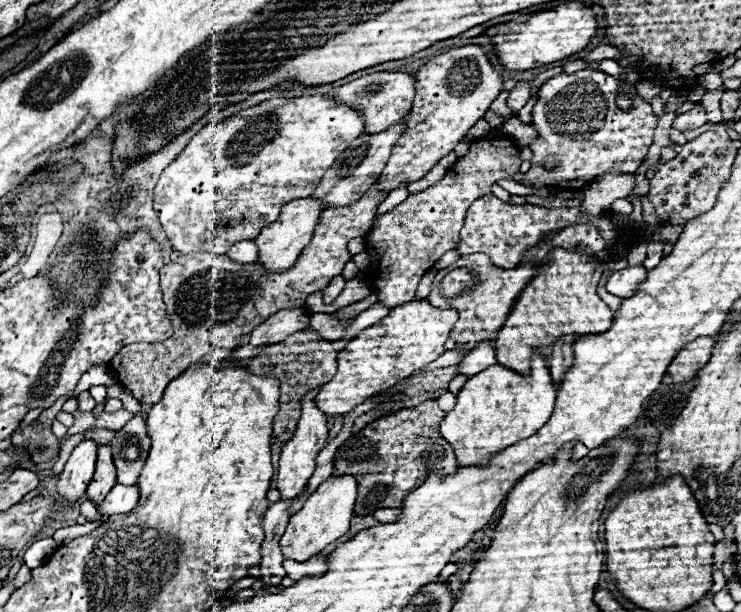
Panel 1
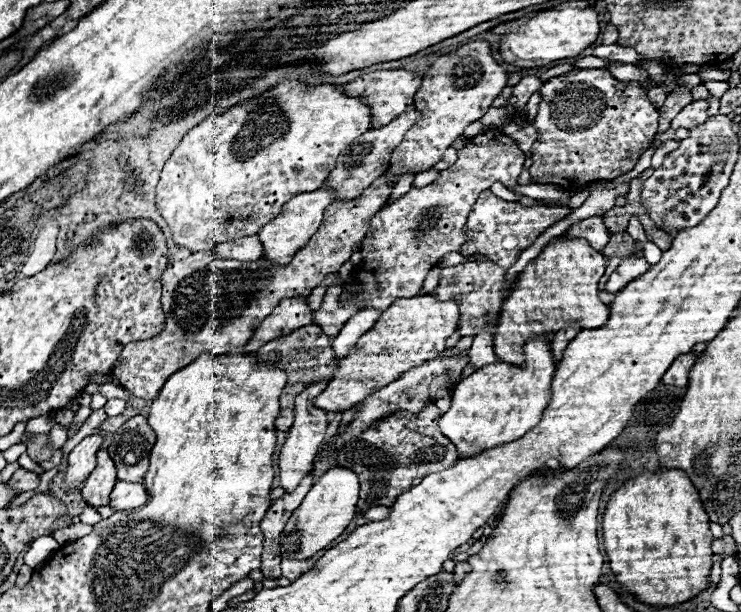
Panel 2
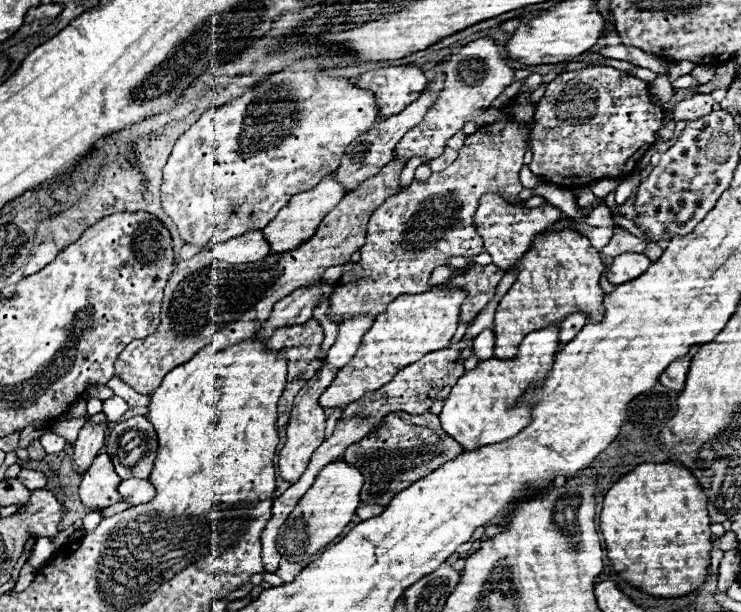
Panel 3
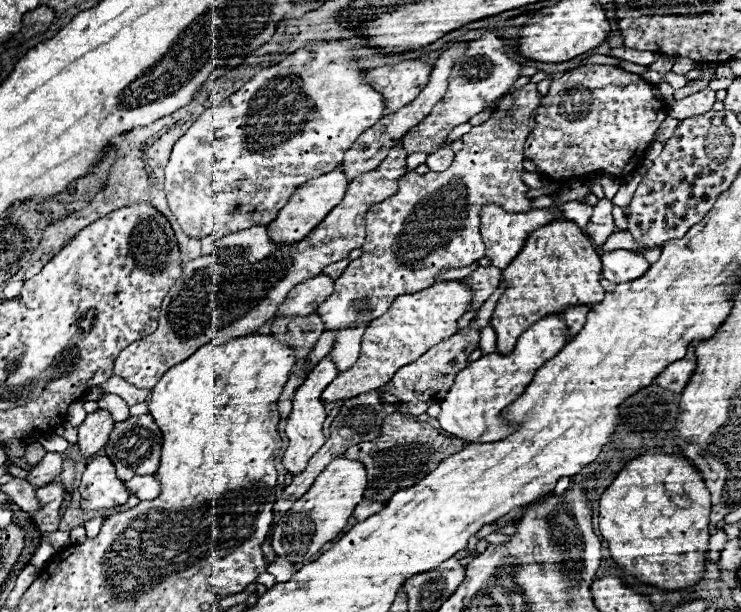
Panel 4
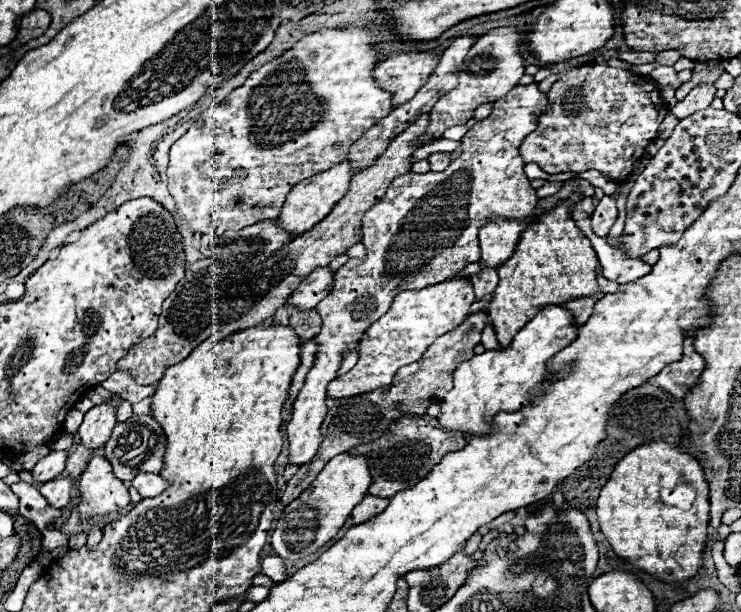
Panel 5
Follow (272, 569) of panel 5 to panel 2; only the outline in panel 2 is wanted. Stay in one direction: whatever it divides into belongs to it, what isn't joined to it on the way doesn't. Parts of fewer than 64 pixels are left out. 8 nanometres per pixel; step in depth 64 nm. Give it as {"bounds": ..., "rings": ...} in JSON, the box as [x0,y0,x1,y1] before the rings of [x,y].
{"bounds":[282,558,316,580],"rings":[[[308,558],[308,560],[282,560],[282,576],[288,580],[296,580],[298,576],[302,576],[304,572],[312,570],[316,566],[316,558]]]}

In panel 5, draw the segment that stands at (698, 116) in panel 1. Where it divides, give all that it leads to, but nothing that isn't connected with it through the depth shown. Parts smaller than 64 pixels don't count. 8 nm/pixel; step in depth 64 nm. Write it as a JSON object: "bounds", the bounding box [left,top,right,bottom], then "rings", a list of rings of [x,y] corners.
{"bounds":[672,84,716,120],"rings":[[[706,84],[706,86],[698,86],[694,88],[682,102],[678,102],[674,108],[672,108],[672,114],[682,120],[682,118],[688,118],[690,114],[698,112],[698,110],[706,110],[706,106],[712,104],[712,100],[716,98],[716,88],[712,84]]]}

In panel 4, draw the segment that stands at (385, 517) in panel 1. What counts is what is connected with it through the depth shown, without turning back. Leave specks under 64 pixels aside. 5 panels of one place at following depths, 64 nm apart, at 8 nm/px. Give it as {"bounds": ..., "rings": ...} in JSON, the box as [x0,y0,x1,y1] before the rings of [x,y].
{"bounds":[354,500,384,522],"rings":[[[362,500],[362,502],[358,504],[358,508],[354,510],[354,516],[356,516],[356,520],[358,520],[358,522],[362,522],[362,520],[366,520],[368,516],[378,514],[382,508],[384,508],[384,504],[382,504],[382,502],[370,502],[370,500]]]}

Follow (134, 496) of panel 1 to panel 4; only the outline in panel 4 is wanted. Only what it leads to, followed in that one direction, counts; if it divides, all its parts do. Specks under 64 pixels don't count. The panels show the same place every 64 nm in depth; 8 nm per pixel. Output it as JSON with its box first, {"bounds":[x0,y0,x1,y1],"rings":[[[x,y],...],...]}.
{"bounds":[126,476,160,500],"rings":[[[134,476],[126,484],[128,494],[136,494],[138,500],[152,500],[160,494],[160,484],[154,476]]]}

